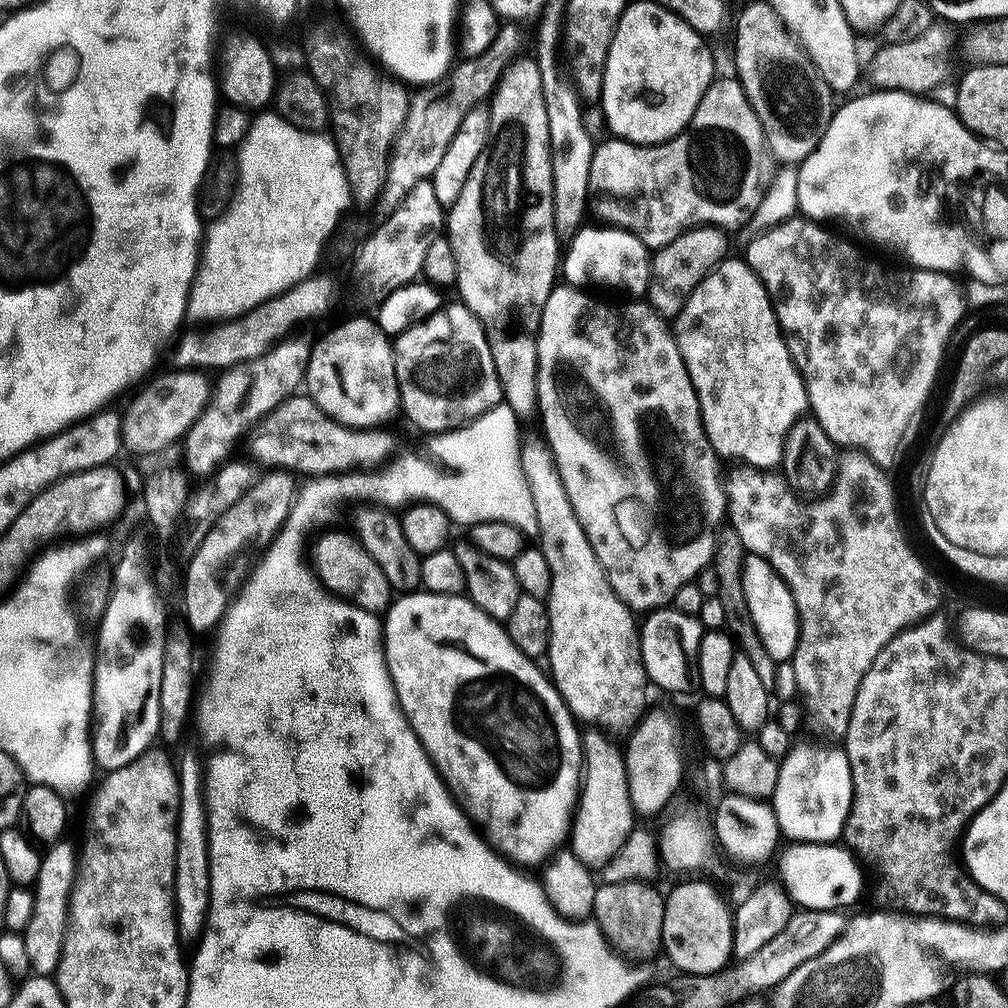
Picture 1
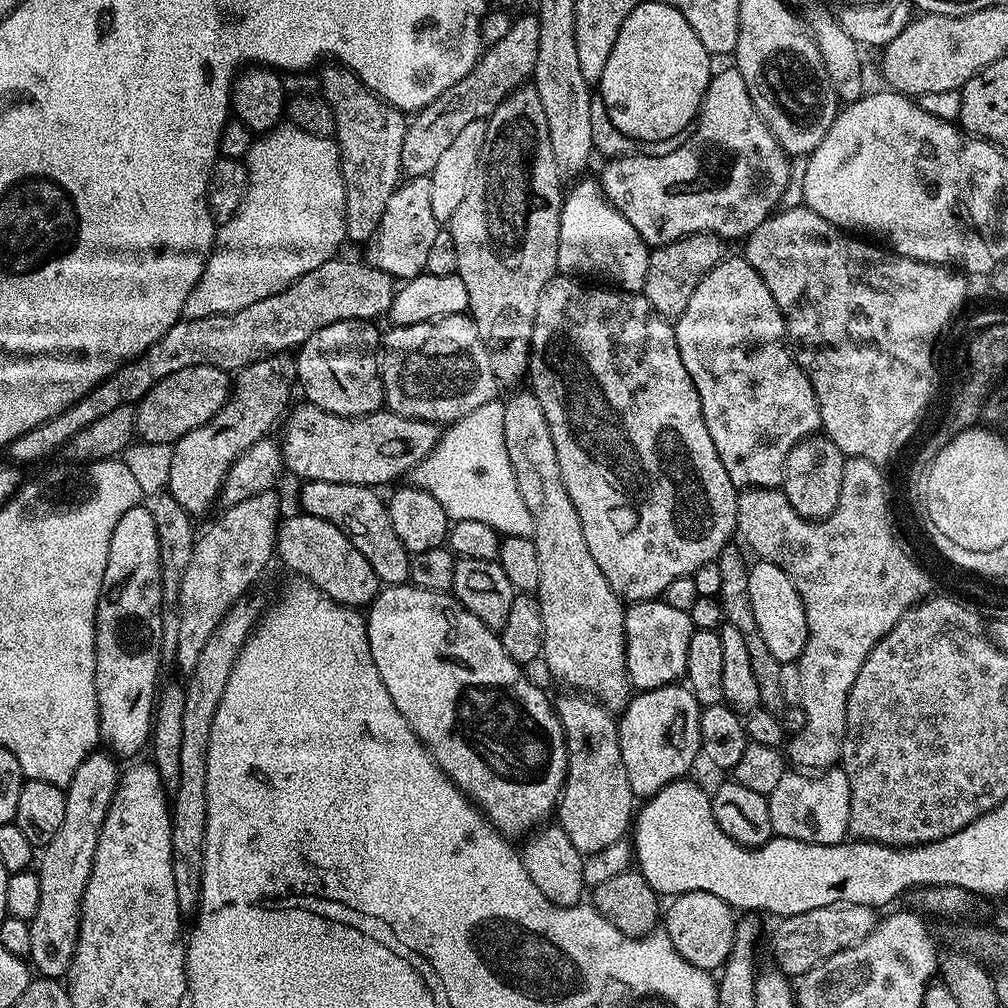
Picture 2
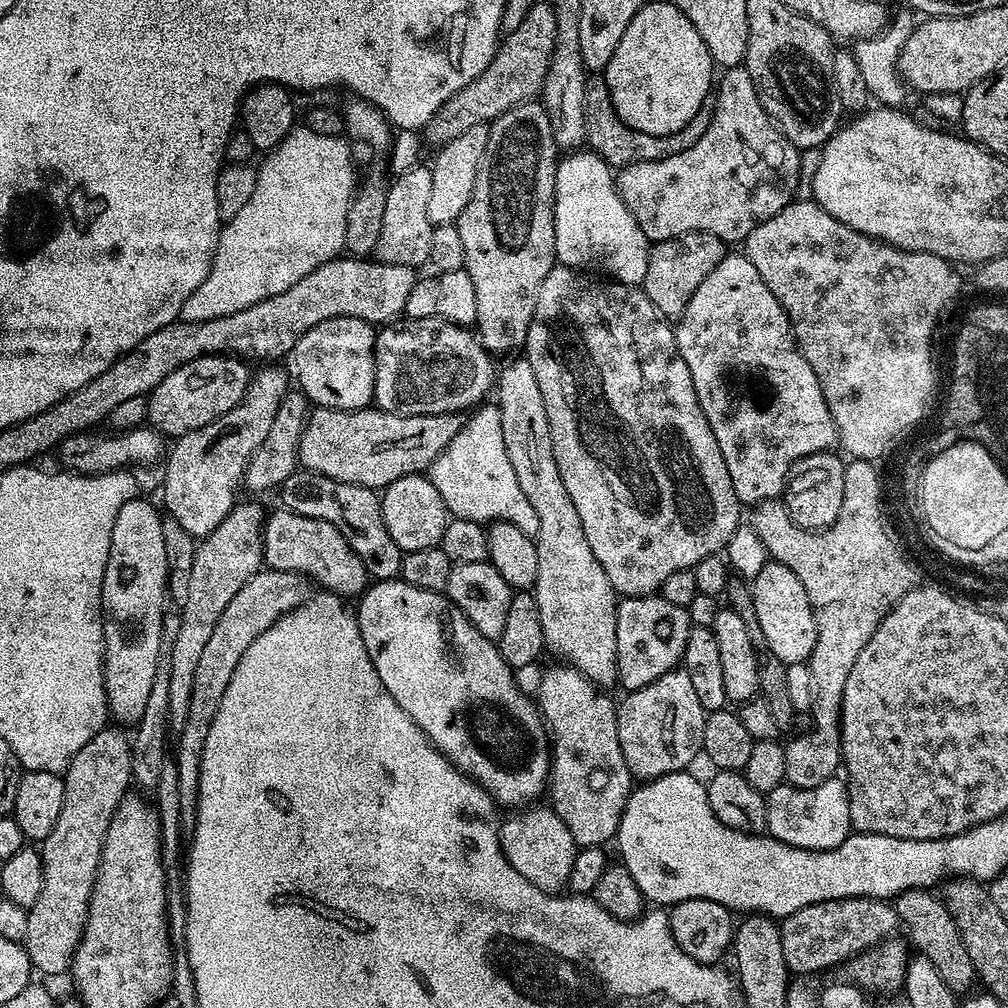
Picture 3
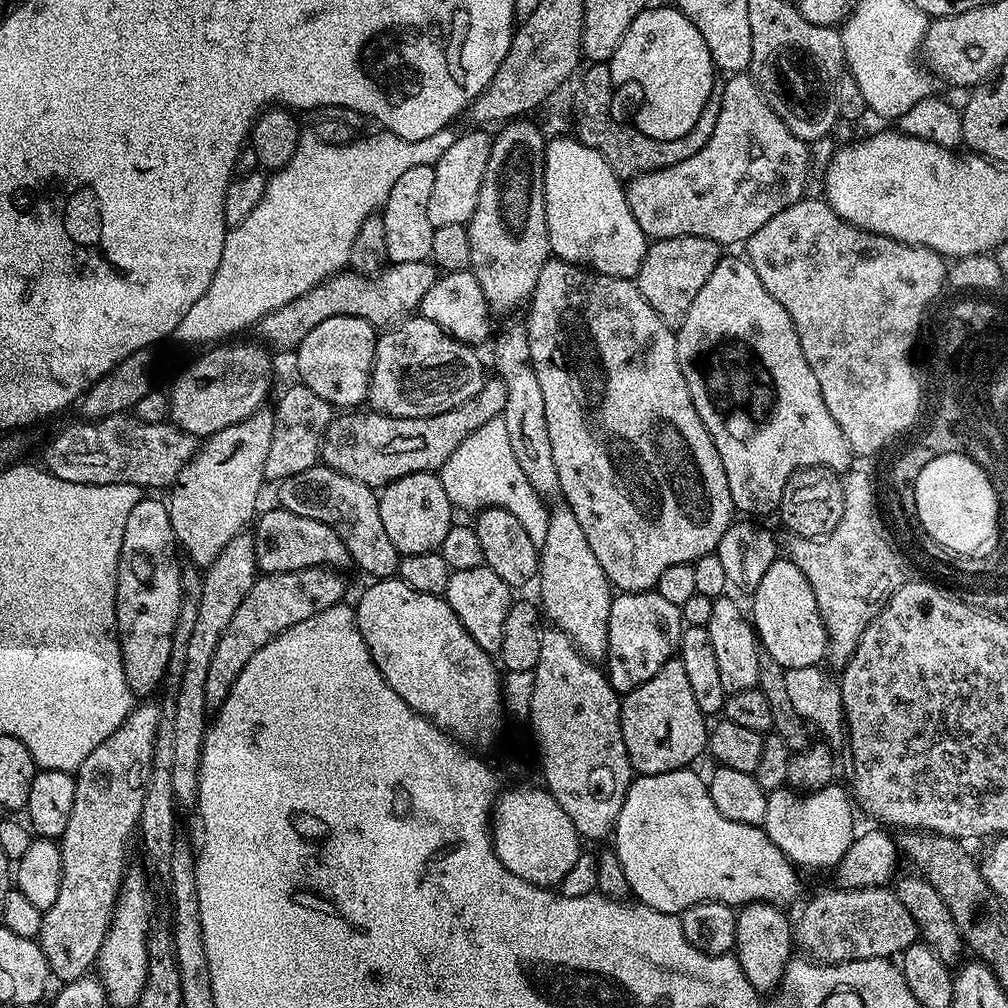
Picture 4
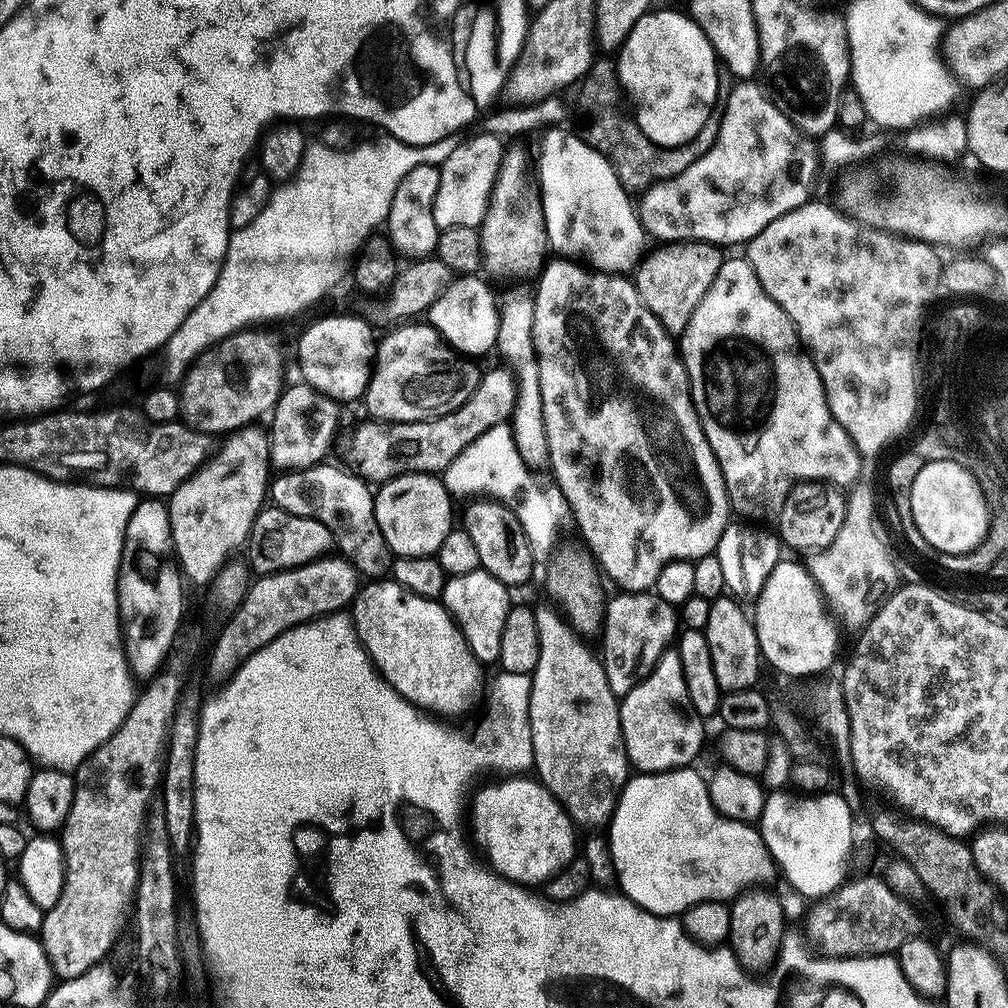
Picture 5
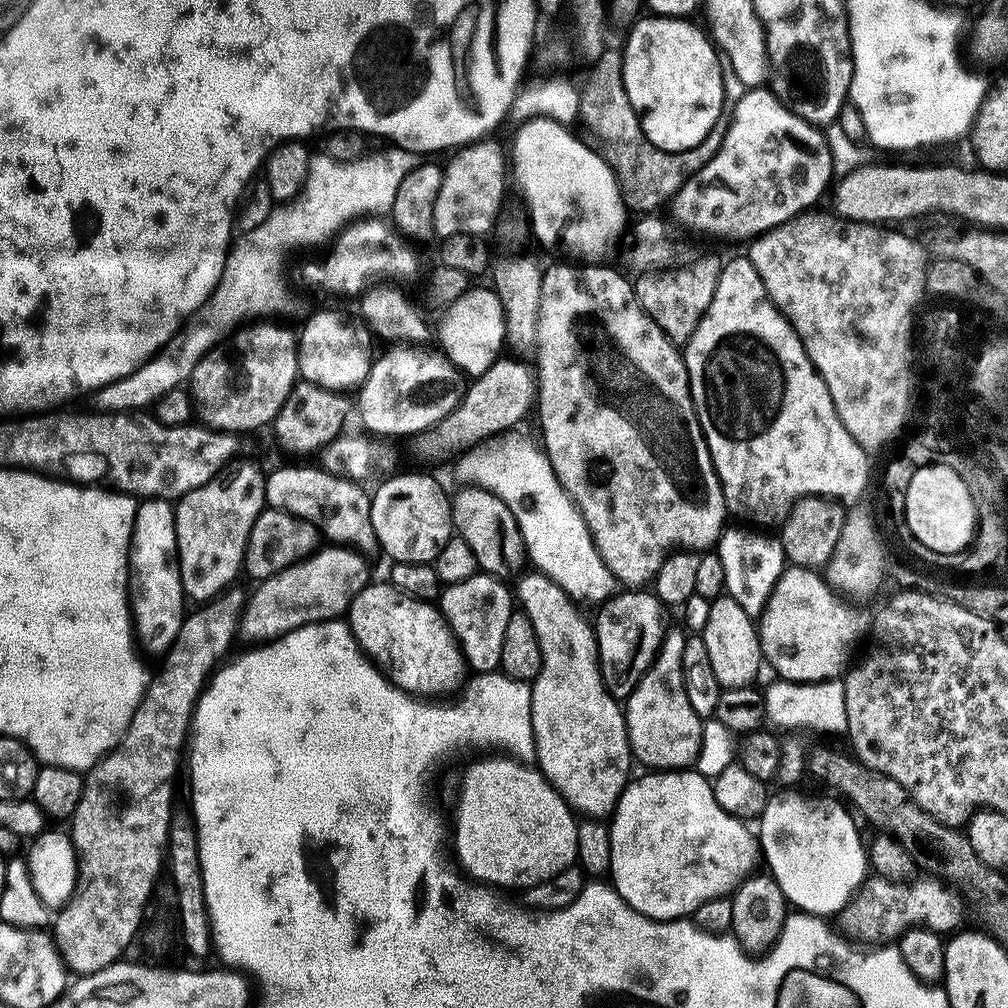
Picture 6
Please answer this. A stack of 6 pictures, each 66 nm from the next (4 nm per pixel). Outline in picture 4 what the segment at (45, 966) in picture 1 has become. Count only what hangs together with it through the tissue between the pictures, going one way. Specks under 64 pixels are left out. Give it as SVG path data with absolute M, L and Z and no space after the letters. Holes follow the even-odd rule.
M140 702L133 707L127 718L122 722L122 726L118 726L118 730L114 730L114 734L110 734L110 738L106 738L106 742L102 742L98 746L94 746L94 750L90 750L90 754L80 763L80 767L76 769L74 775L76 777L76 789L74 790L74 810L70 810L70 822L66 822L66 830L63 836L59 837L58 847L60 849L60 885L58 886L58 896L54 898L54 902L49 908L43 909L40 918L40 934L38 943L42 954L48 963L48 971L53 977L56 976L60 982L71 982L79 980L85 975L87 968L91 969L95 963L96 956L100 953L100 947L104 941L104 935L108 932L108 925L112 919L112 909L116 906L116 897L120 894L120 886L124 883L126 875L126 867L124 868L124 851L128 848L128 839L133 838L138 828L140 819L140 811L143 804L143 792L145 784L148 780L148 772L152 768L152 755L154 754L155 734L158 730L158 720L160 705L153 702Z

